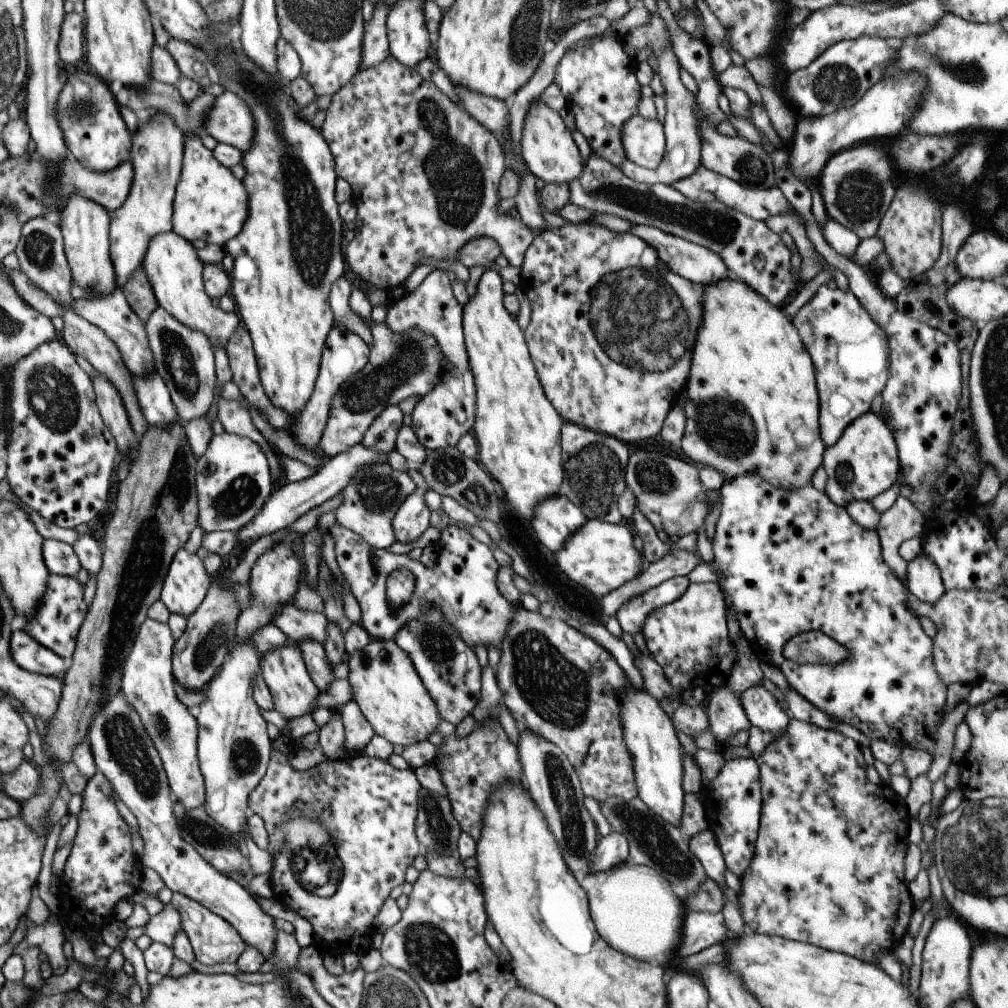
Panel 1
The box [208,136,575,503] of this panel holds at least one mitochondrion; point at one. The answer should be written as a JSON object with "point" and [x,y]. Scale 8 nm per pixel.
{"point":[371,390]}

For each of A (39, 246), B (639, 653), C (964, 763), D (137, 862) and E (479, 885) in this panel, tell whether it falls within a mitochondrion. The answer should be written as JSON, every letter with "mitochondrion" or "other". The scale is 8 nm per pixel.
{"A":"mitochondrion","B":"other","C":"other","D":"other","E":"other"}

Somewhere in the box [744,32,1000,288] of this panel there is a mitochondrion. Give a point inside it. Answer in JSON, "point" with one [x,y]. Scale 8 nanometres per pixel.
{"point":[972,73]}

